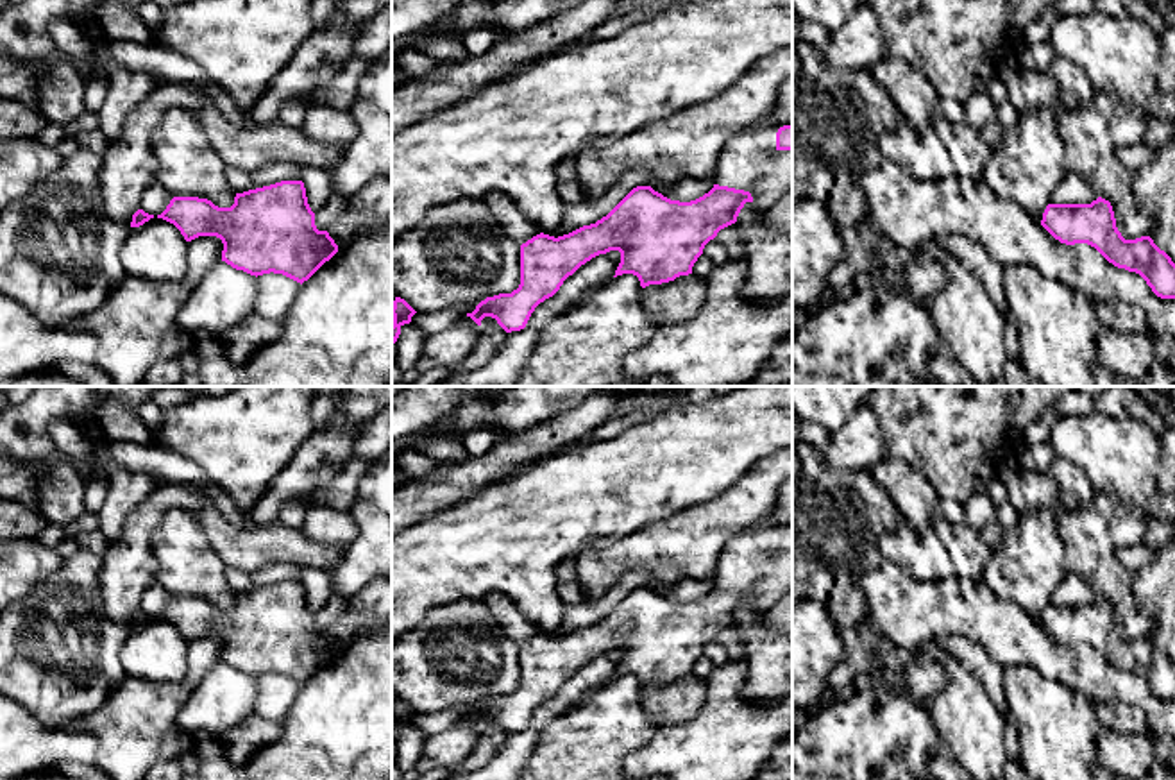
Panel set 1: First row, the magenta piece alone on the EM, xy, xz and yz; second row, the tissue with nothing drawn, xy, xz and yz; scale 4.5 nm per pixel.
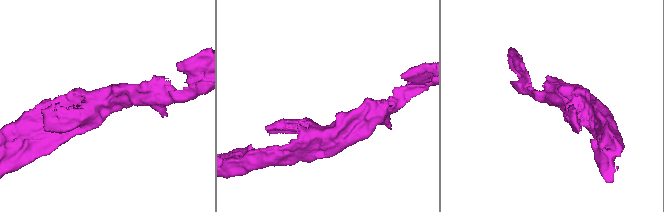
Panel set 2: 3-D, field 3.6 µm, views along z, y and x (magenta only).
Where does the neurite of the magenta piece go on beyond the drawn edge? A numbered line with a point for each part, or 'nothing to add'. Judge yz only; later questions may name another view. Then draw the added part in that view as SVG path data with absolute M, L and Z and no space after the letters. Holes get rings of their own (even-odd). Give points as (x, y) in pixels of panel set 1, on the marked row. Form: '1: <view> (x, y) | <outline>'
nothing to add

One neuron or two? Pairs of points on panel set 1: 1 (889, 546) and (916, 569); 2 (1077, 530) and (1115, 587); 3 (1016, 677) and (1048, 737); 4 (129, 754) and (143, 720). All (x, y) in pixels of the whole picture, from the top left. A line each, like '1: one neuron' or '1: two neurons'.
1: one neuron
2: one neuron
3: one neuron
4: one neuron

